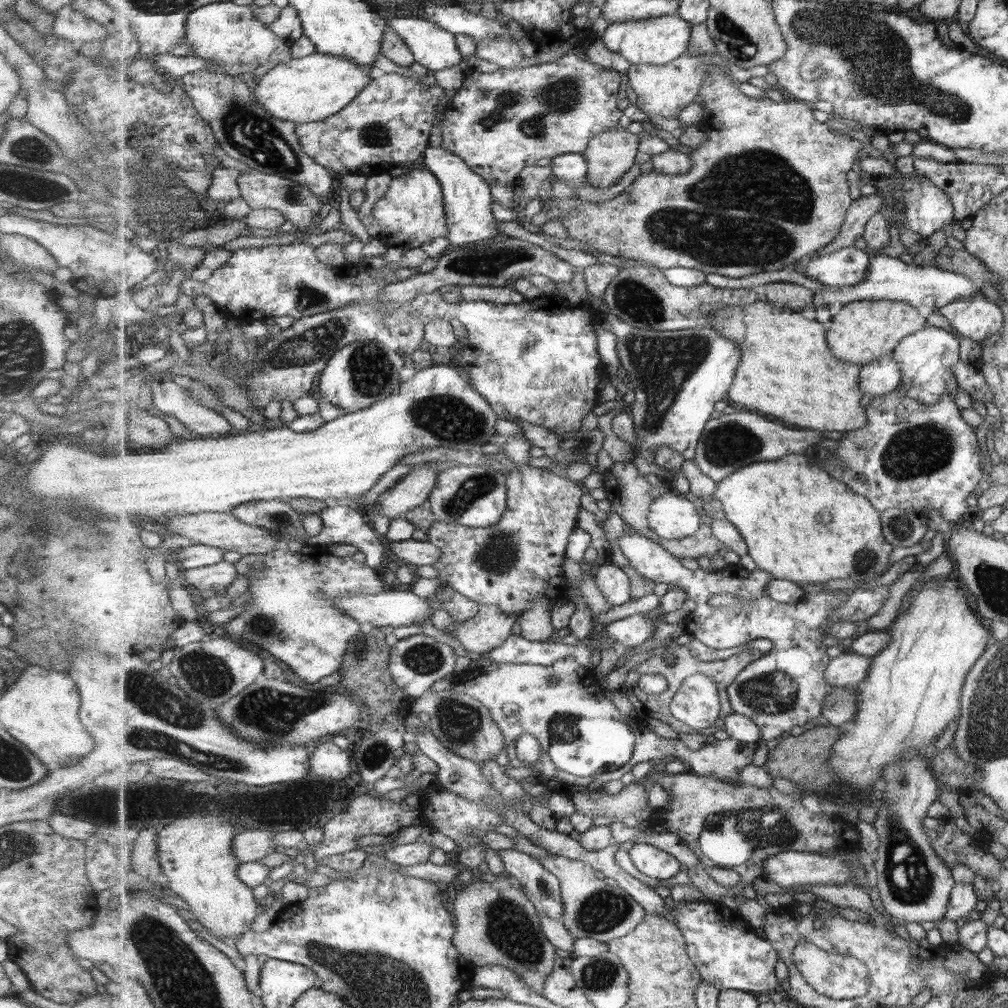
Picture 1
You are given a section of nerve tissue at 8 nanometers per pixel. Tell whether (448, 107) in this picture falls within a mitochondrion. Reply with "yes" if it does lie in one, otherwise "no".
no

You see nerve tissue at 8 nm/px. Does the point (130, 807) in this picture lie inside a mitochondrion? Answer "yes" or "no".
yes

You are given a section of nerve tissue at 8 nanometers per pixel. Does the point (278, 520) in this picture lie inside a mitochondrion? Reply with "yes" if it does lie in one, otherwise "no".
yes

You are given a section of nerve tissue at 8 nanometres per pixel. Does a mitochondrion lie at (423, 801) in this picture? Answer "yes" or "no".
no

